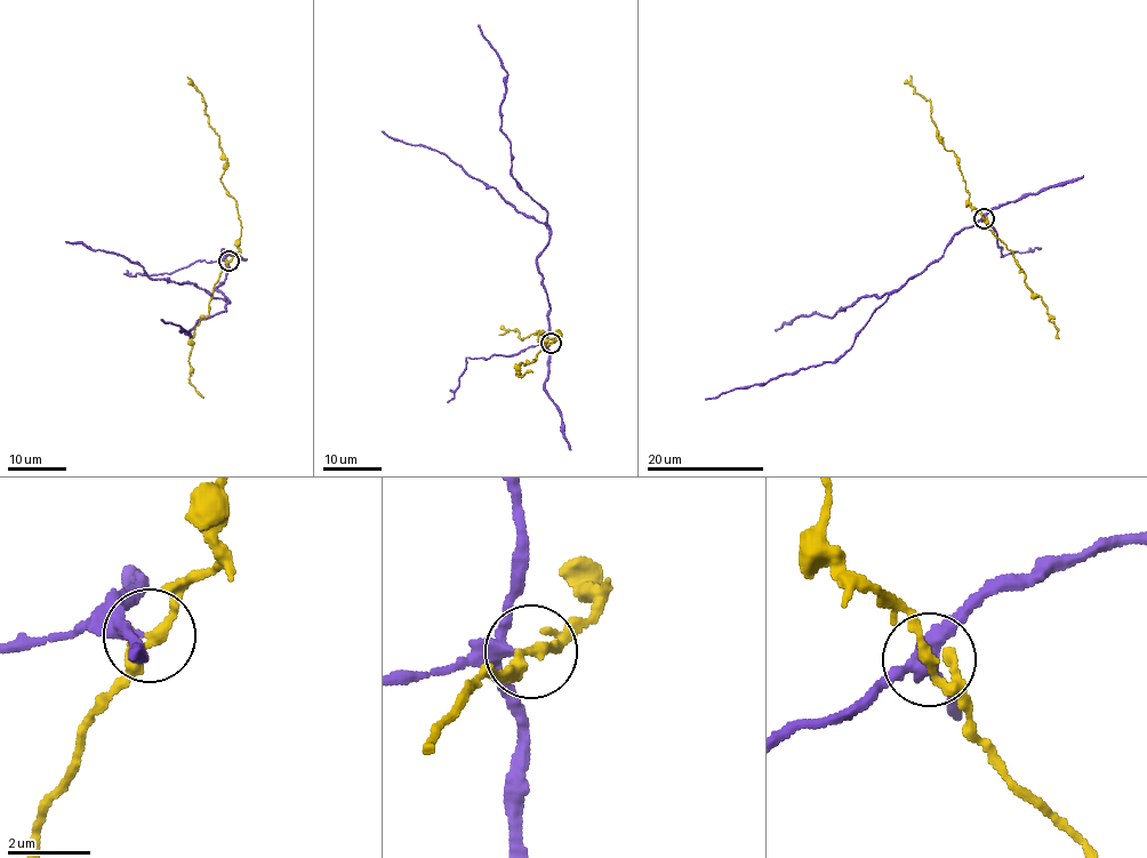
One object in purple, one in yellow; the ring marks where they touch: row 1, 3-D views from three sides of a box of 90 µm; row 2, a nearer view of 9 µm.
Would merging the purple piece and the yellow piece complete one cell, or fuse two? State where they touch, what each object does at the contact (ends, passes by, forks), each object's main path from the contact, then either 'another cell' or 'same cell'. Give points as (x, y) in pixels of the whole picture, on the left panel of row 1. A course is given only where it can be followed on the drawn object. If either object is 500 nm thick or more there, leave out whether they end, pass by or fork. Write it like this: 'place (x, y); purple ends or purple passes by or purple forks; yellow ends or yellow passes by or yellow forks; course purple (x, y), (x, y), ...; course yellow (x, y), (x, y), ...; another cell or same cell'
place (229, 261); purple forks; yellow forks; course purple (229, 261), (226, 280), (215, 288), (227, 299), (225, 311), (199, 321), (190, 337), (181, 326), (161, 319); course yellow (229, 261), (239, 246), (241, 222), (234, 198), (221, 181), (226, 161), (203, 97), (186, 77); another cell

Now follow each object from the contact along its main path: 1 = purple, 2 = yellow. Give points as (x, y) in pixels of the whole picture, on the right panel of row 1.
1: (983, 218), (954, 237), (945, 251), (880, 306), (849, 349), (833, 361), (784, 373), (764, 383), (705, 399)
2: (983, 218), (970, 205), (959, 158), (946, 150), (939, 136), (930, 115), (930, 101), (915, 91), (909, 75)

